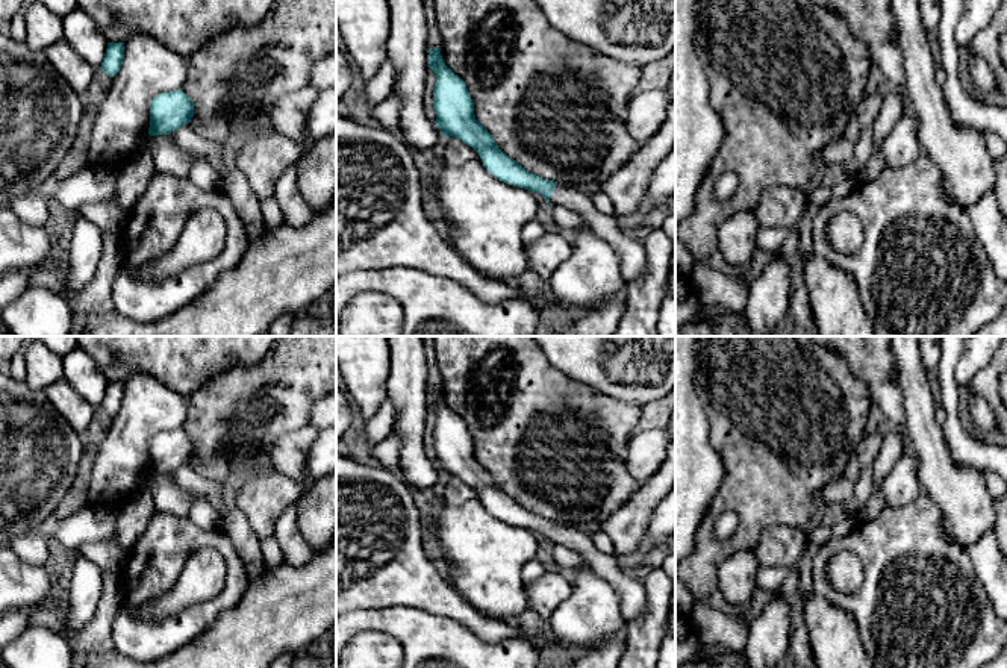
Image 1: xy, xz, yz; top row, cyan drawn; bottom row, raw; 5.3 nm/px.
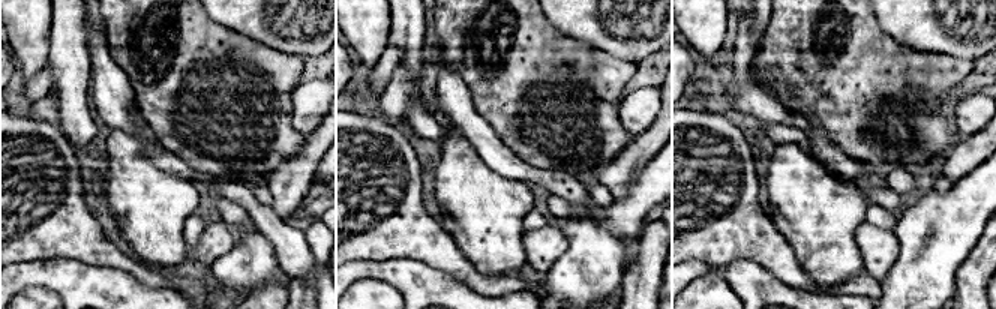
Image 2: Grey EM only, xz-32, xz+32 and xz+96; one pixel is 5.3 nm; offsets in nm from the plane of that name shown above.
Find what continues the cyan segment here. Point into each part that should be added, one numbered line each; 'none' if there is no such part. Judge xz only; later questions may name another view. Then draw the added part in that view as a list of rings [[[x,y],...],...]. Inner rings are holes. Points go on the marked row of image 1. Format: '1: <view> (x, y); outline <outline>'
1: xz (633, 261); outline [[[559,182],[550,197],[550,204],[560,204],[577,212],[592,232],[616,250],[621,262],[621,276],[625,283],[644,277],[647,273],[647,254],[642,239],[622,235],[615,217],[595,208],[591,189]]]

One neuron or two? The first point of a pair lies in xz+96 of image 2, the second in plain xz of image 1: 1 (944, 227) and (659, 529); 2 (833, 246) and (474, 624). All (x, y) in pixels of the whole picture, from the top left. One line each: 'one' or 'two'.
1: one
2: two

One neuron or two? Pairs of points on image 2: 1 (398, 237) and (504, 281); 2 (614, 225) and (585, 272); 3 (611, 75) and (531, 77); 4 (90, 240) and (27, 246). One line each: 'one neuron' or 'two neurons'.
1: one neuron
2: one neuron
3: one neuron
4: one neuron

